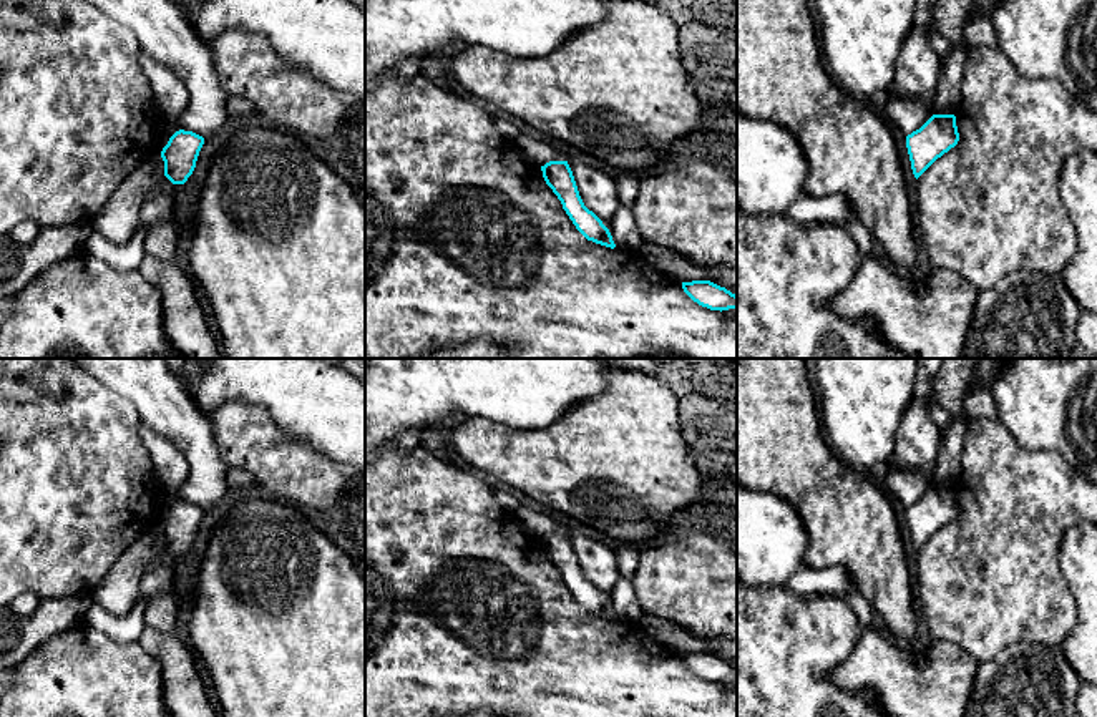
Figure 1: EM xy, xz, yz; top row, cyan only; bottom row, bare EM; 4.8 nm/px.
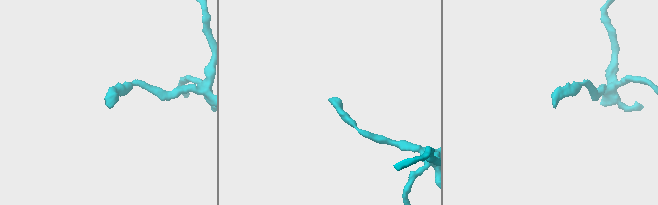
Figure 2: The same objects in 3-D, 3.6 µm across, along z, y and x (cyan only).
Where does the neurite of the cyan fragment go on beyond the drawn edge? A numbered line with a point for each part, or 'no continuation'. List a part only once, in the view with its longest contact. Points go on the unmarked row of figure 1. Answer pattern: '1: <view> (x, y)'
no continuation

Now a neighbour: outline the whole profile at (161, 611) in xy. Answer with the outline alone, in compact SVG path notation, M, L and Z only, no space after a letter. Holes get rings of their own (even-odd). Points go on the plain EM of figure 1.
M169 584L164 591L146 598L144 621L159 632L174 632L179 607L188 601L188 591Z

